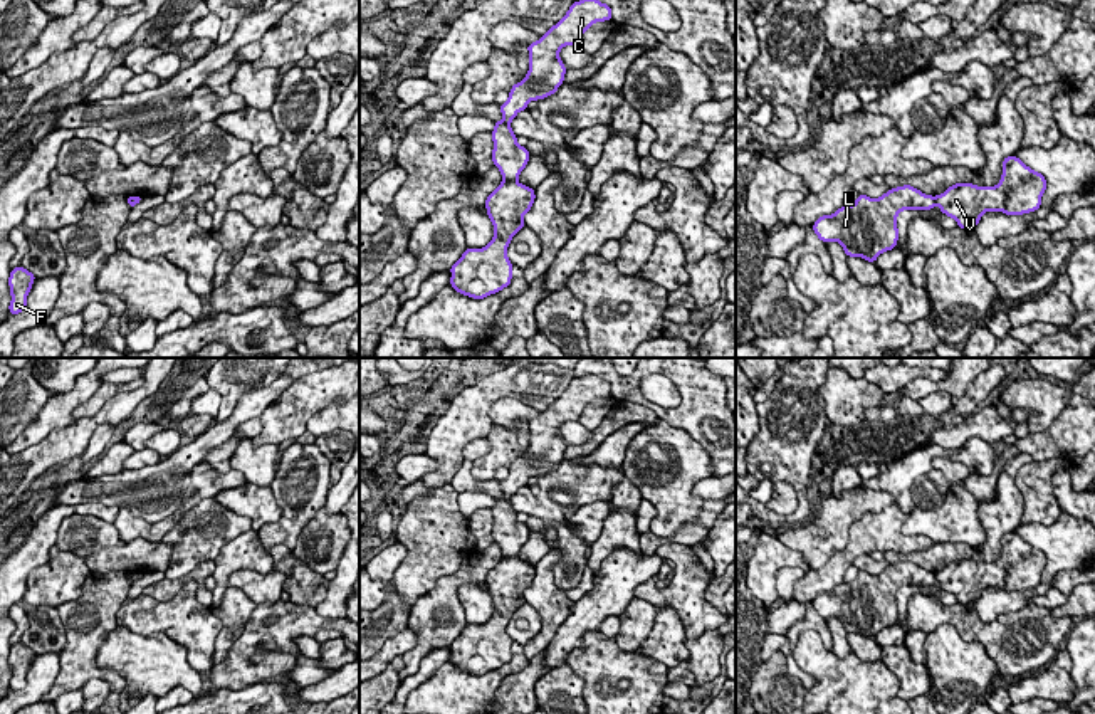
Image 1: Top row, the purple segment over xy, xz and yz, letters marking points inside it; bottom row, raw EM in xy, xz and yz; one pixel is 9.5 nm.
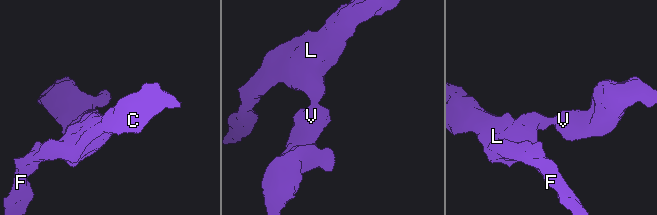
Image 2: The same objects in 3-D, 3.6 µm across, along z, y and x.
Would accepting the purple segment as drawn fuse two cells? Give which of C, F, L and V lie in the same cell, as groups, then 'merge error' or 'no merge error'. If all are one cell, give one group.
groups C F L / V; merge error

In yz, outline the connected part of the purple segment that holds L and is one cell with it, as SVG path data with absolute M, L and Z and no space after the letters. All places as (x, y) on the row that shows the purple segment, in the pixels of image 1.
M904 185L890 188L880 198L858 195L850 207L823 215L813 230L825 244L838 242L848 257L875 262L877 257L897 247L897 215L902 210L932 210L935 197Z

